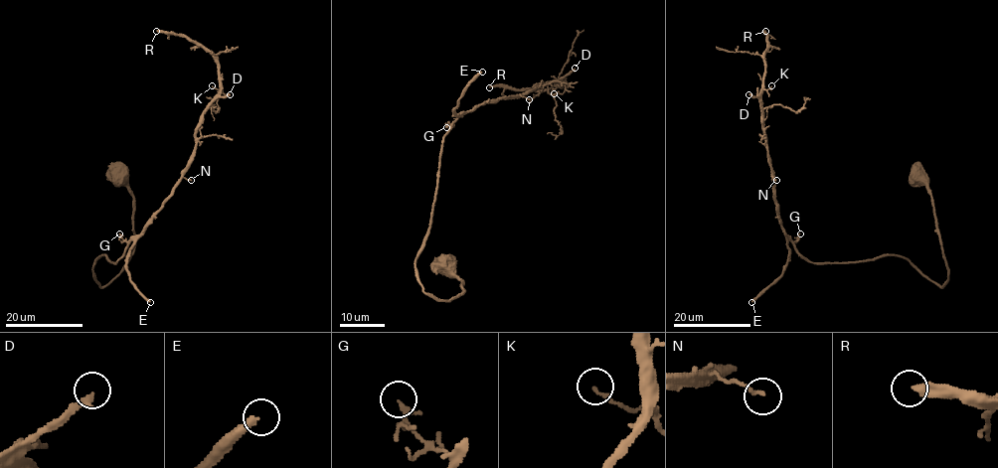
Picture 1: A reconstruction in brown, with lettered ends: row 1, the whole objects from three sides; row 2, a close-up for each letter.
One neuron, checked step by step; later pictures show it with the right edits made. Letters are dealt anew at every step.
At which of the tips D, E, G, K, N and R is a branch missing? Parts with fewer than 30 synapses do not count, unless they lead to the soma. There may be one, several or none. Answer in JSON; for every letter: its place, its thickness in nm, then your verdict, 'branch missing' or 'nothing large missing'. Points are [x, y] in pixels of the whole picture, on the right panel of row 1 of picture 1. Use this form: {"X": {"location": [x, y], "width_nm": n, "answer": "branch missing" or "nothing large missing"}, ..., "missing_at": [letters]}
{"D": {"location": [748, 94], "width_nm": 260, "answer": "branch missing"}, "E": {"location": [751, 302], "width_nm": 280, "answer": "branch missing"}, "G": {"location": [800, 234], "width_nm": 200, "answer": "nothing large missing"}, "K": {"location": [771, 85], "width_nm": 150, "answer": "nothing large missing"}, "N": {"location": [776, 180], "width_nm": 140, "answer": "nothing large missing"}, "R": {"location": [765, 31], "width_nm": 320, "answer": "branch missing"}, "missing_at": ["D", "E", "R"]}

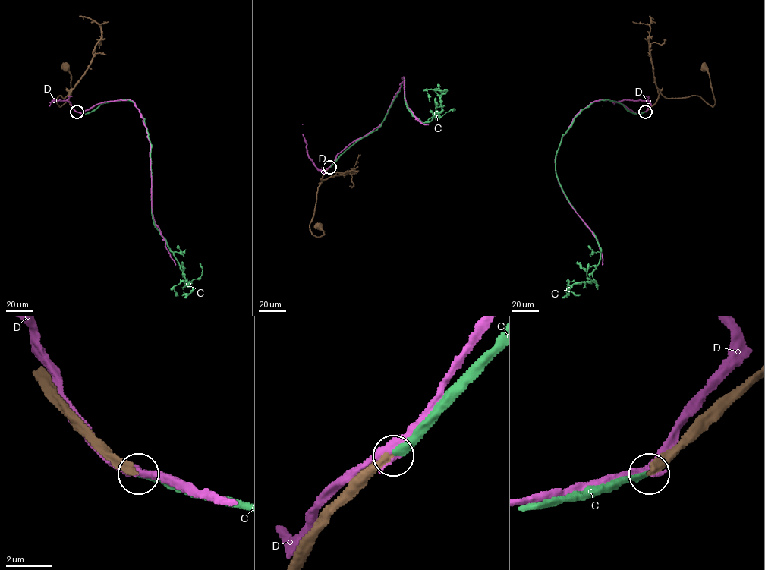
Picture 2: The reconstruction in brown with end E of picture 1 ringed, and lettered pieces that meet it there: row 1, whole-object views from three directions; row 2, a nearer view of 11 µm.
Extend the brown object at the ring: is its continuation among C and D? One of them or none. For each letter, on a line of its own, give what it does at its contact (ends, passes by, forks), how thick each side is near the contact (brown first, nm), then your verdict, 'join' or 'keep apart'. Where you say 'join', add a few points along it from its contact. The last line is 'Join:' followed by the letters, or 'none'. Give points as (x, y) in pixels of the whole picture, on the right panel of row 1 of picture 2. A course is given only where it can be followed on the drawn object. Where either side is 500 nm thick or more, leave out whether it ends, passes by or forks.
C: it ends; calibres 320 and 280 nm; join; course (645, 111), (593, 102), (562, 136), (558, 181), (600, 249), (590, 281), (567, 284), (580, 294)
D: calibres 500 and 360 nm; keep apart
Join: C

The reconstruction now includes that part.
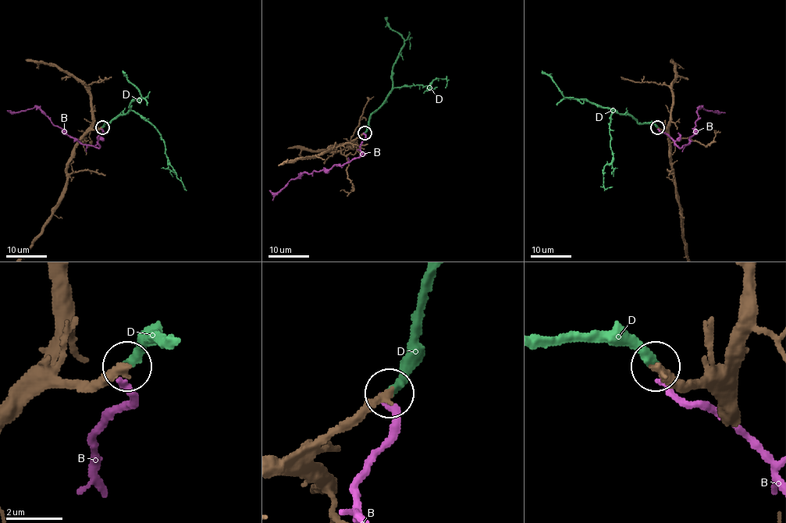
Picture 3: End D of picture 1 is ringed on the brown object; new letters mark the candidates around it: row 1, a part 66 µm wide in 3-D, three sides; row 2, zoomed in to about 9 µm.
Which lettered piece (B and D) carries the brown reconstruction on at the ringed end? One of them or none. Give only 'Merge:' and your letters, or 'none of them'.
Merge: D

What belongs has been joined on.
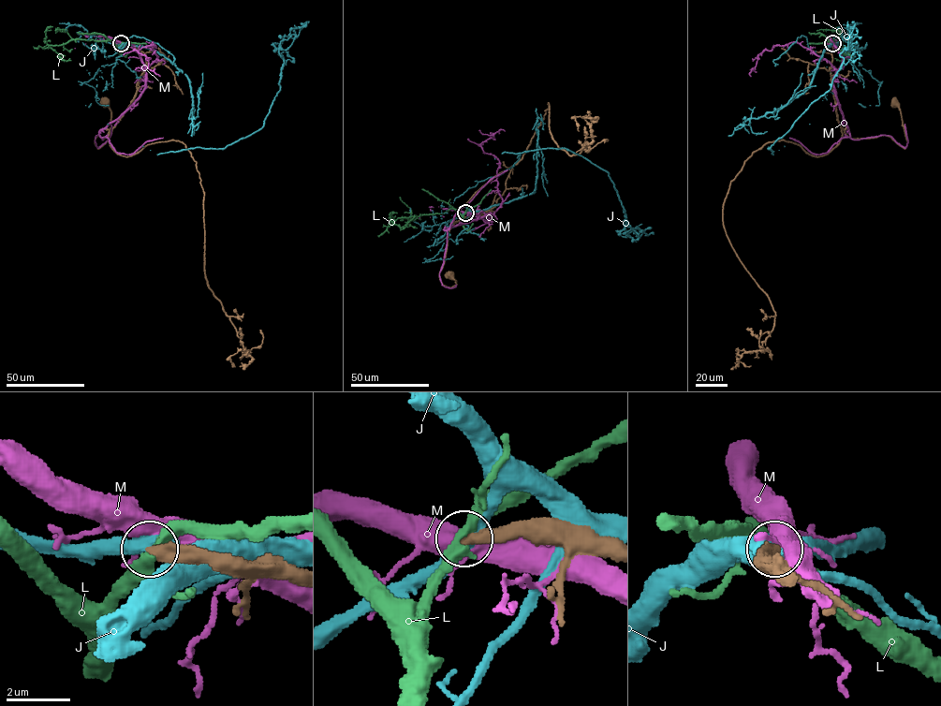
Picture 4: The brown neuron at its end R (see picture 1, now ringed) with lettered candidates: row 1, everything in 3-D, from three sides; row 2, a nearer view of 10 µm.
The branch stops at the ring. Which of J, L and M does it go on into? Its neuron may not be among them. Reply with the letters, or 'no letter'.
no letter

